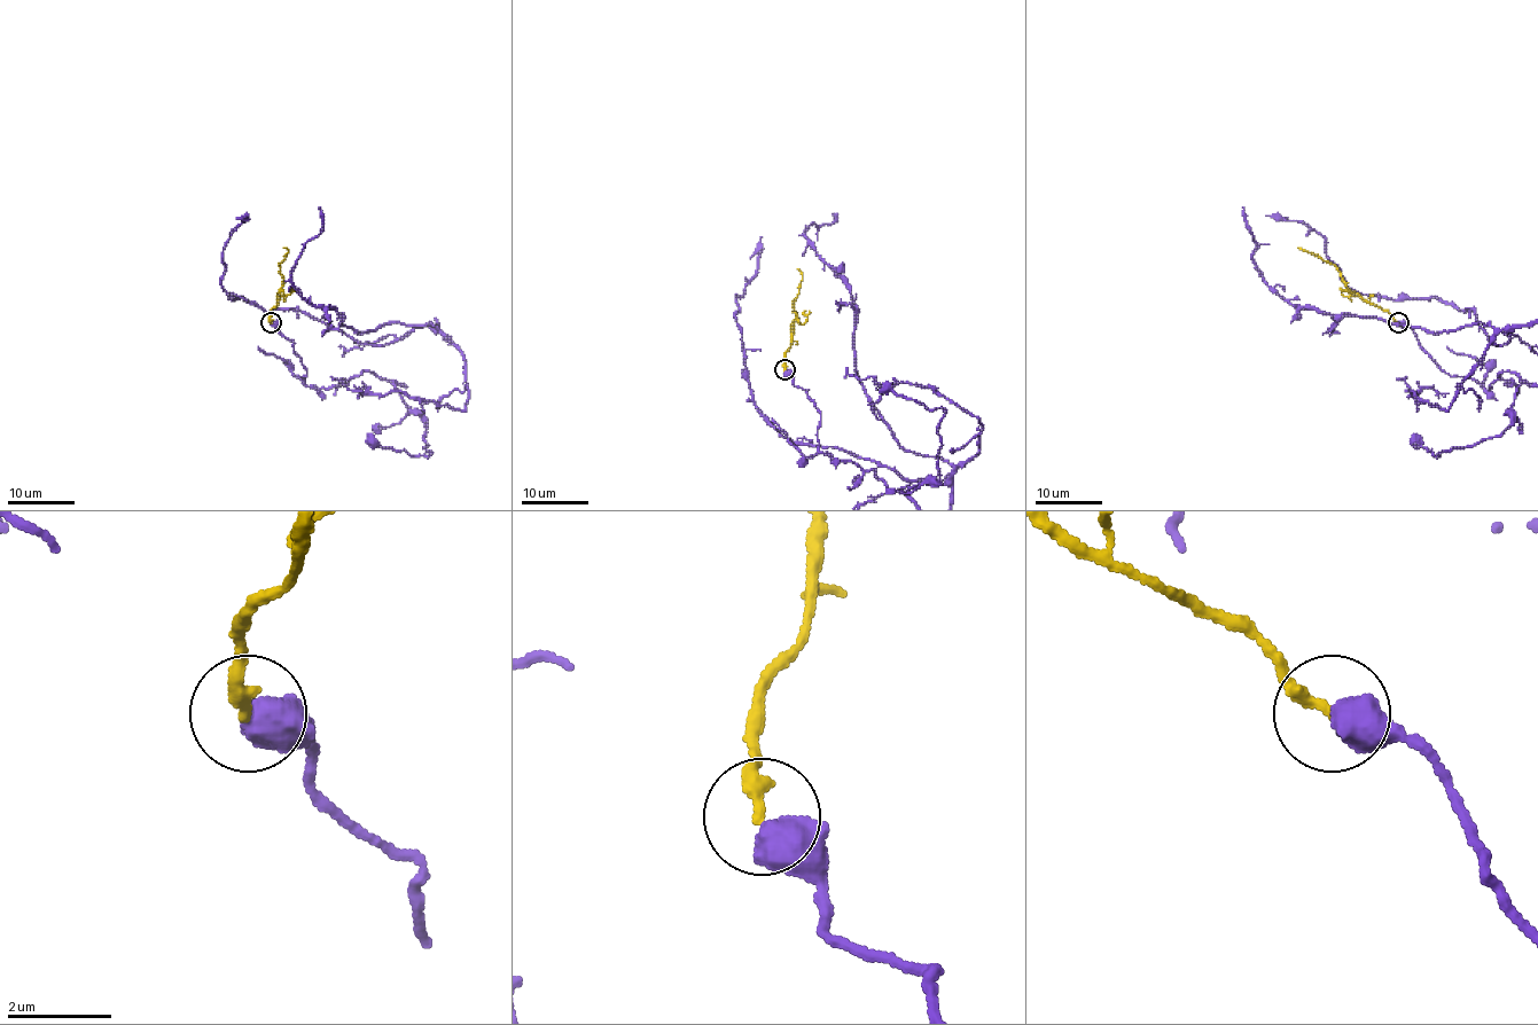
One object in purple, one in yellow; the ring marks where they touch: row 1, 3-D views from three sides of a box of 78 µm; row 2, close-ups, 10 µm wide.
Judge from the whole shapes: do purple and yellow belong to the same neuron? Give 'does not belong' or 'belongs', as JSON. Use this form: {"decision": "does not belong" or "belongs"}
{"decision": "does not belong"}

